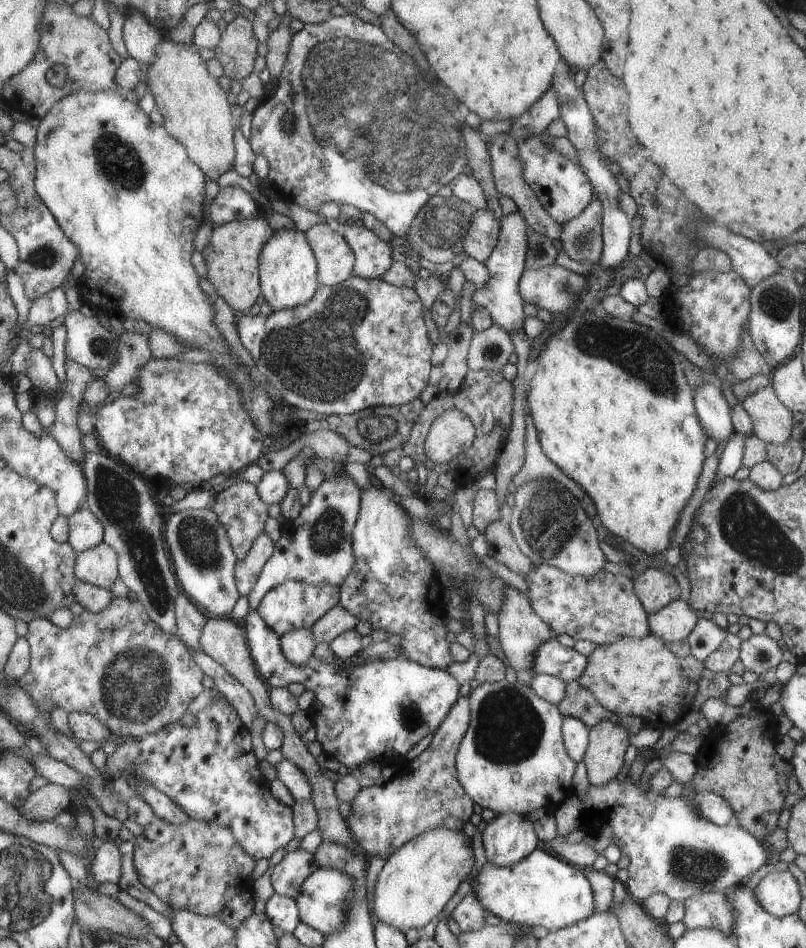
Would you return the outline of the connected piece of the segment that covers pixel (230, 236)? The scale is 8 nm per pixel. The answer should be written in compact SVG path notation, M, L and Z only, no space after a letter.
M256 215L214 226L209 243L202 252L207 265L207 279L214 285L217 295L237 314L247 312L262 294L260 256L263 245L270 241L274 232L267 219L258 218Z

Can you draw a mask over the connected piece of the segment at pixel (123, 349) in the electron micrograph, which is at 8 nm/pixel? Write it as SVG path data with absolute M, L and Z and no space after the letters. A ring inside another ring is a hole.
M124 332L119 336L120 359L102 372L108 382L108 391L115 392L135 382L139 371L152 359L150 334Z

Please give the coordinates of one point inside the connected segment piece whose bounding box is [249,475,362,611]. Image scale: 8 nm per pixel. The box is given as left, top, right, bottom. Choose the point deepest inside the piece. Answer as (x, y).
(317, 547)

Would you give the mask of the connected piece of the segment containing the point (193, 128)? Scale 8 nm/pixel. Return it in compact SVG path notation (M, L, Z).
M164 35L157 46L156 59L145 70L147 87L165 120L164 127L190 152L209 179L214 181L232 170L236 161L235 126L227 88L222 79L209 74L207 60L193 45L179 44Z

